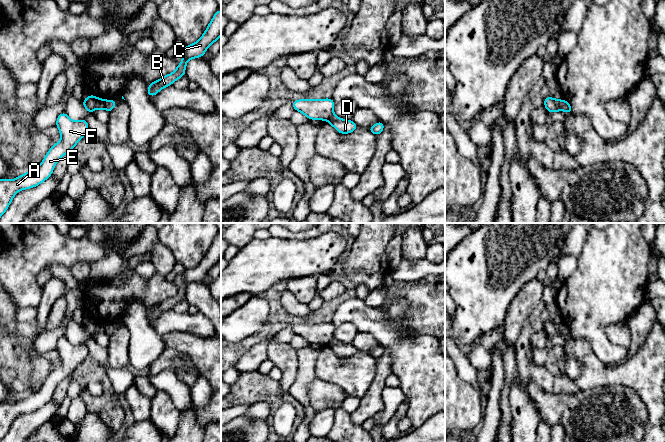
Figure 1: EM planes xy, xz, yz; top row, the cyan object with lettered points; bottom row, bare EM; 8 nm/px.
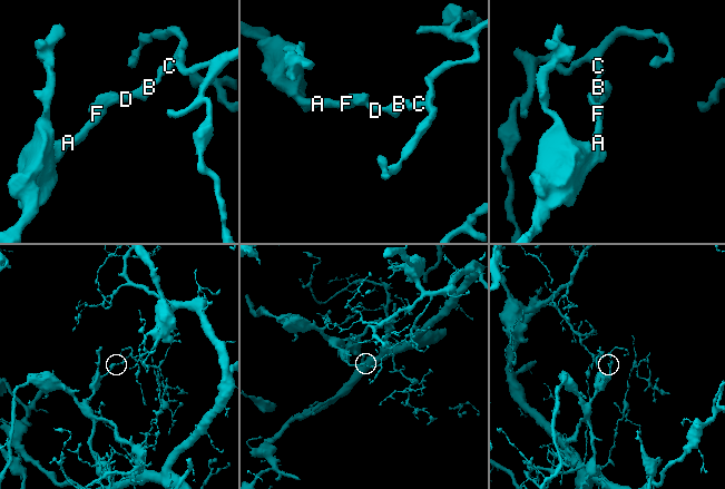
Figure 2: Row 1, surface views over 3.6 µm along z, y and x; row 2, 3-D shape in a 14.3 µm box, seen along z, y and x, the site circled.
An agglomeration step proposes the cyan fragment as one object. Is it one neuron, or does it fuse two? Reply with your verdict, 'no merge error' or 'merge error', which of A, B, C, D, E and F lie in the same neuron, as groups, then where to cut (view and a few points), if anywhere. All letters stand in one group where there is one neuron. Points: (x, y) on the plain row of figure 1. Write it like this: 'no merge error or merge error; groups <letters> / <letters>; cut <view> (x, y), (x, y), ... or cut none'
merge error; groups A E F / B C D; cut yz (563, 325), (560, 333)

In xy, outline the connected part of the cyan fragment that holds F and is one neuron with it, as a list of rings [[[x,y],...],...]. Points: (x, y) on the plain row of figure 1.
[[[65,336],[57,341],[55,350],[61,357],[61,365],[52,369],[39,391],[32,392],[14,404],[0,403],[0,441],[18,415],[33,412],[48,403],[58,384],[74,373],[78,365],[89,356],[86,342],[73,345]]]

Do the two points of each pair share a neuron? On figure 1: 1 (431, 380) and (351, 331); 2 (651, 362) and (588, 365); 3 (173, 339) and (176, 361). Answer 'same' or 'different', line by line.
1: different
2: same
3: different

